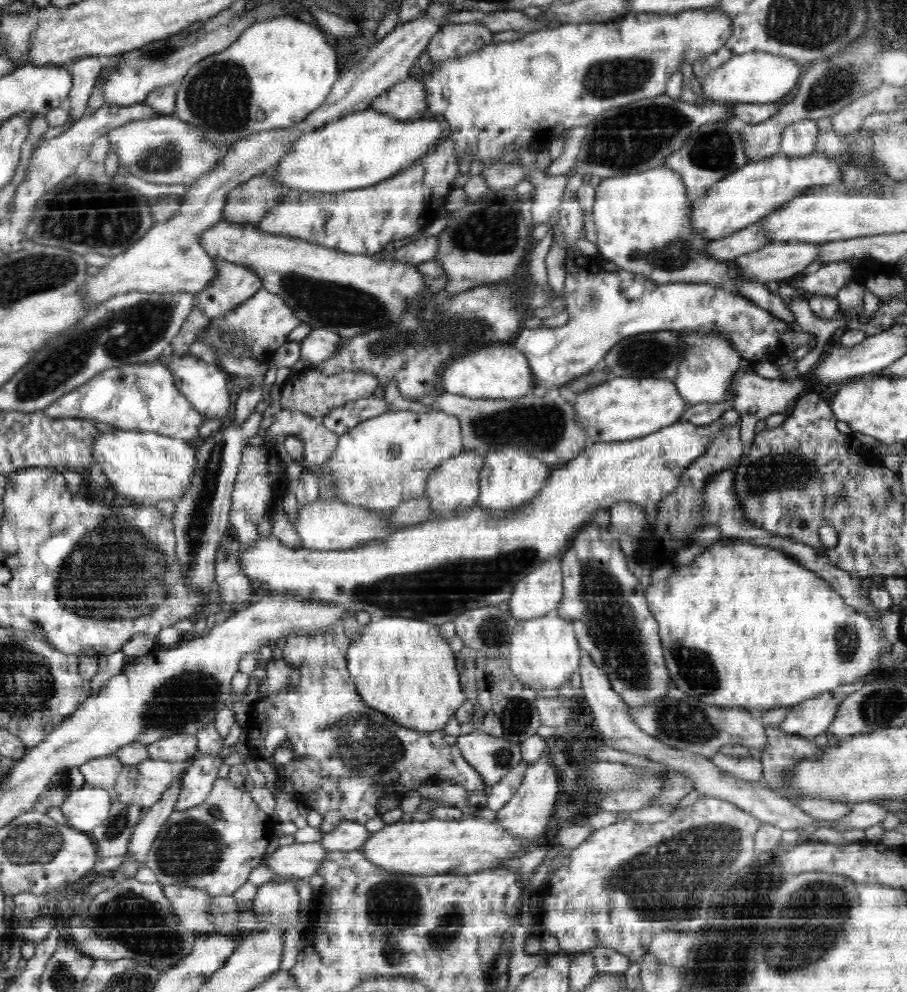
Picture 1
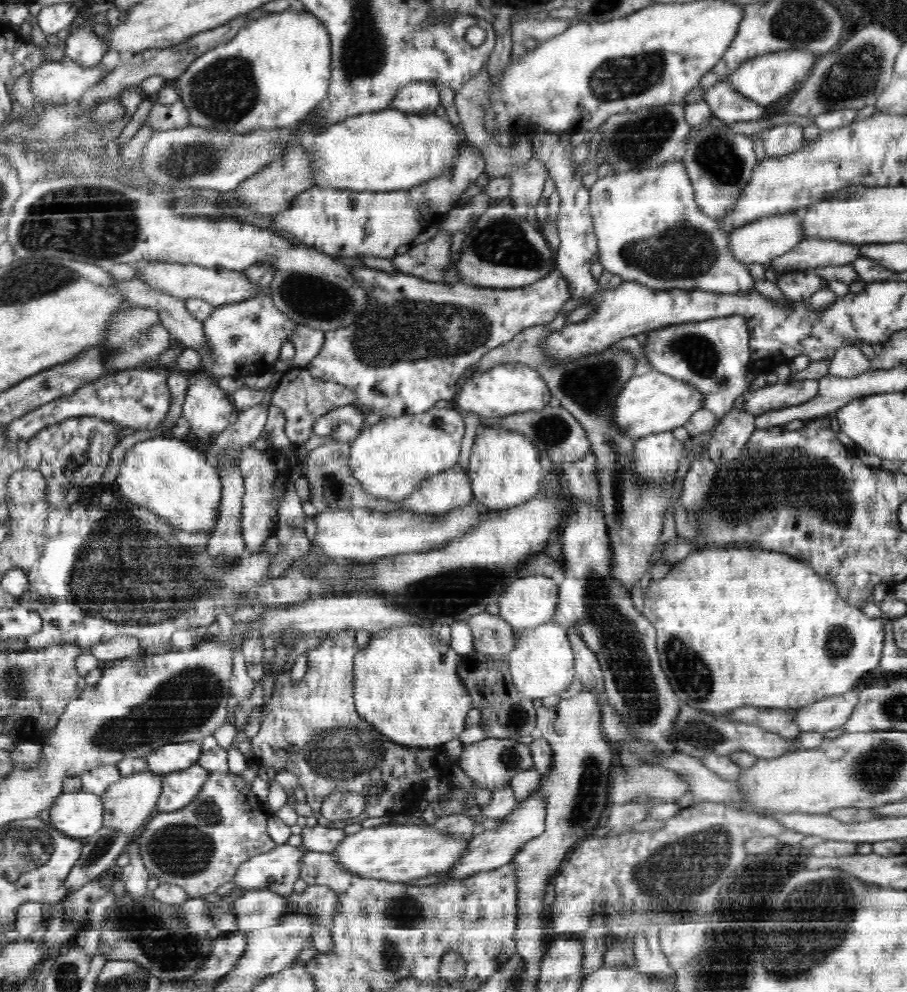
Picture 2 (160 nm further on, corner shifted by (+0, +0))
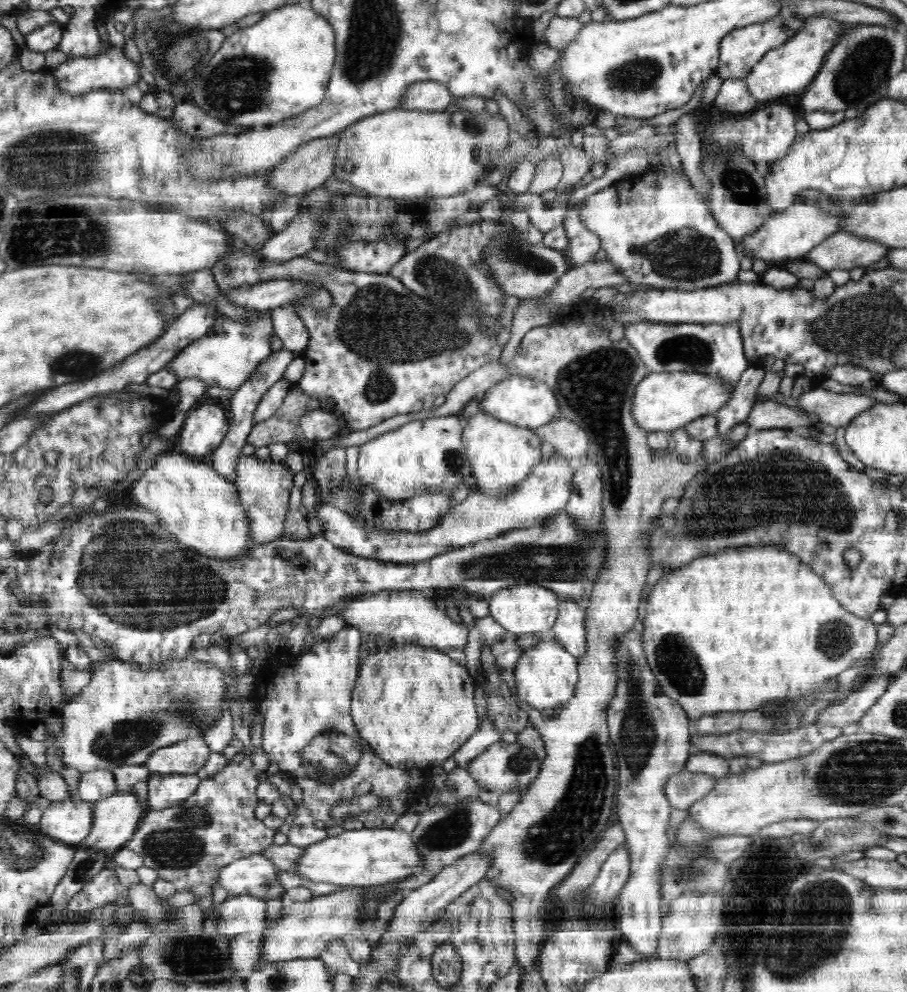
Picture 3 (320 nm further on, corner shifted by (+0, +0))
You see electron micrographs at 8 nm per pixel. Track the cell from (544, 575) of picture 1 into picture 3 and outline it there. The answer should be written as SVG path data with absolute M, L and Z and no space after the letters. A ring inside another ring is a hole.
M524 584L513 588L502 588L489 598L490 615L500 626L520 636L520 634L539 634L550 631L560 612L561 602L556 593L540 585Z

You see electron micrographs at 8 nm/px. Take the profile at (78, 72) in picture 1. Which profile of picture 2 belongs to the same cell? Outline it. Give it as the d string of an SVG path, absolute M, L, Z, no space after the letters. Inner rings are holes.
M88 27L72 29L65 40L65 56L85 68L102 63L102 57L108 51L102 37L96 36Z

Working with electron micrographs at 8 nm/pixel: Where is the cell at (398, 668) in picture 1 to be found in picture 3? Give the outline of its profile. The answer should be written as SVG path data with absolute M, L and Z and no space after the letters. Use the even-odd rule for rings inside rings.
M404 646L404 648L392 648L392 650L382 650L374 656L368 655L366 662L360 664L360 676L357 676L357 682L353 689L351 700L351 717L353 724L359 732L359 737L367 742L371 751L381 758L388 766L392 768L403 768L404 770L421 770L429 766L441 766L450 756L456 755L456 751L464 744L472 734L475 734L480 725L480 716L476 710L476 700L474 700L475 690L477 689L475 680L468 672L467 667L463 667L452 658L448 658L447 652L440 652L437 648L424 648L418 646Z

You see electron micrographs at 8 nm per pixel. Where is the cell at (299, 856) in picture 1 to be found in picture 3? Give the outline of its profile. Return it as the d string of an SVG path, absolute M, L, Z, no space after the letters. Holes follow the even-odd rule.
M254 854L242 857L241 859L226 865L218 875L218 883L222 888L226 888L231 895L252 895L265 901L268 899L278 898L284 894L285 889L276 880L276 872L280 871L270 860L261 854Z

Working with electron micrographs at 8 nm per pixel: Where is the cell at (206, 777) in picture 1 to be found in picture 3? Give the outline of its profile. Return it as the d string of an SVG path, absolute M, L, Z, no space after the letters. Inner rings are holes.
M150 774L148 778L147 806L162 810L173 807L192 796L200 786L197 774Z

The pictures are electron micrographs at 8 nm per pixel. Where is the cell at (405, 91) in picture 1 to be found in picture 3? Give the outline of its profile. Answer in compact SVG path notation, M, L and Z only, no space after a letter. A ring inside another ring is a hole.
M423 81L411 84L404 92L399 108L410 111L446 111L453 98L444 83Z

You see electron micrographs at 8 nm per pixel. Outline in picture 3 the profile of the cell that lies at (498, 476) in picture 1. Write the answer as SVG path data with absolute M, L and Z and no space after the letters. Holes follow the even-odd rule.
M484 411L468 418L462 438L470 459L476 490L488 496L502 496L516 490L517 484L524 482L544 455L540 449L542 439L532 429L498 420Z

